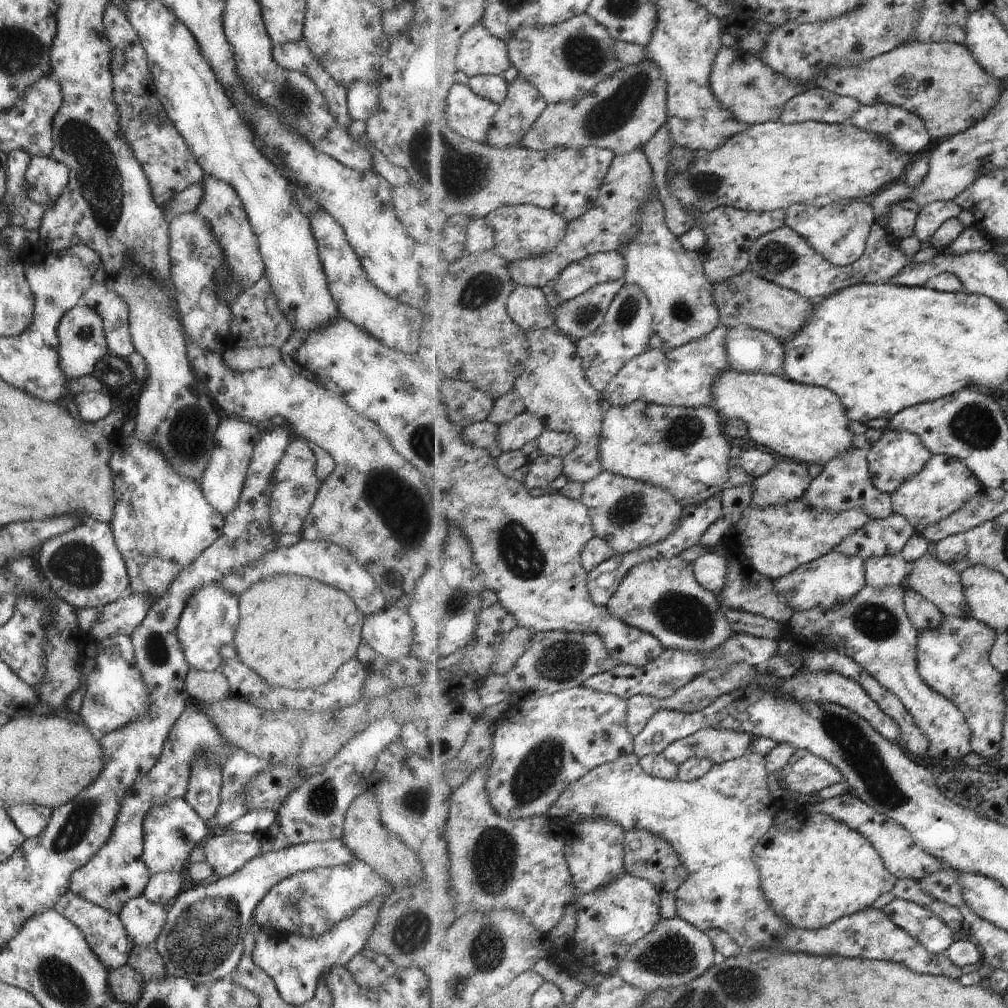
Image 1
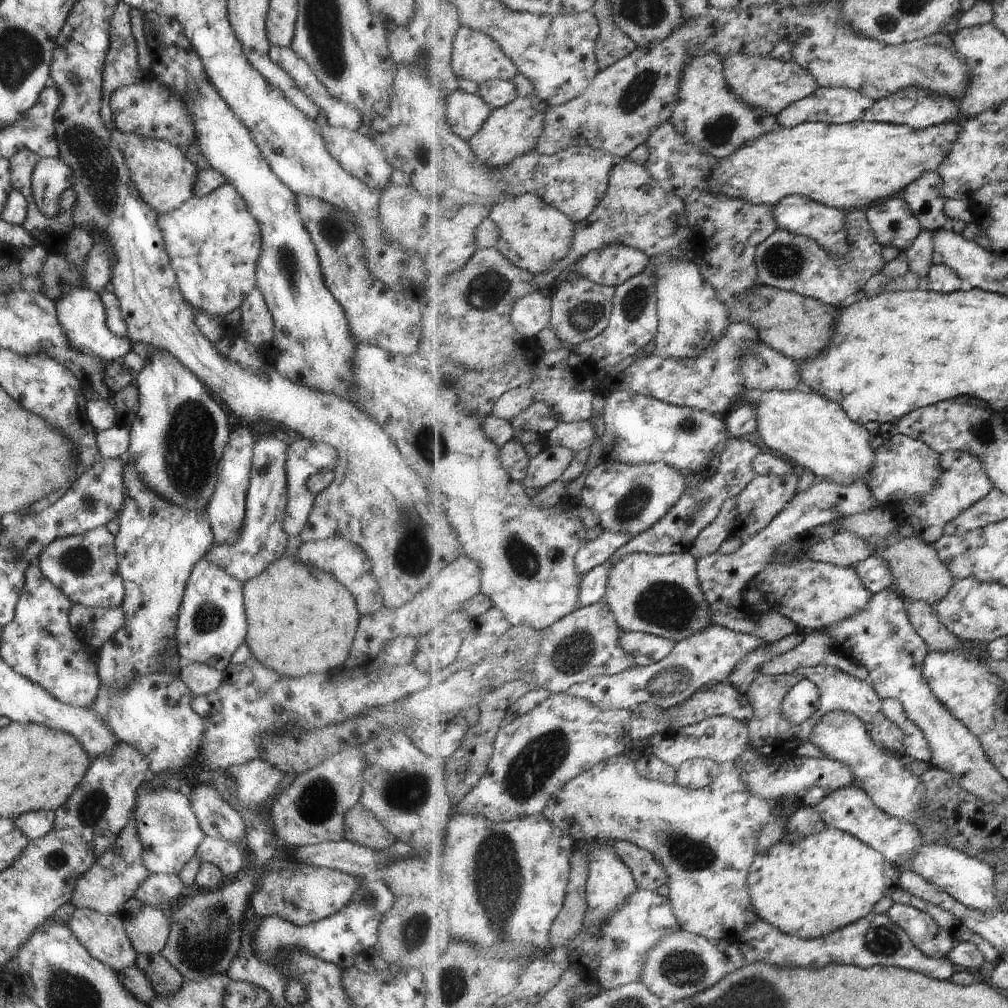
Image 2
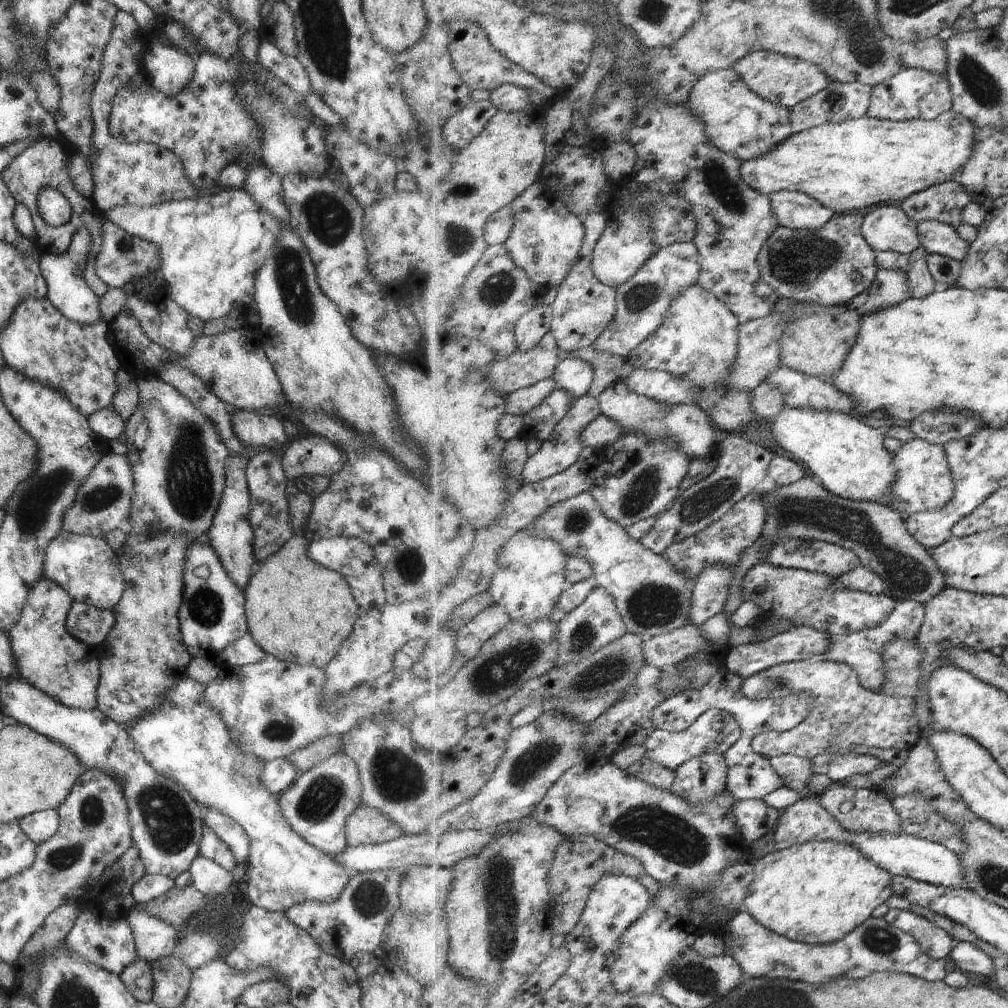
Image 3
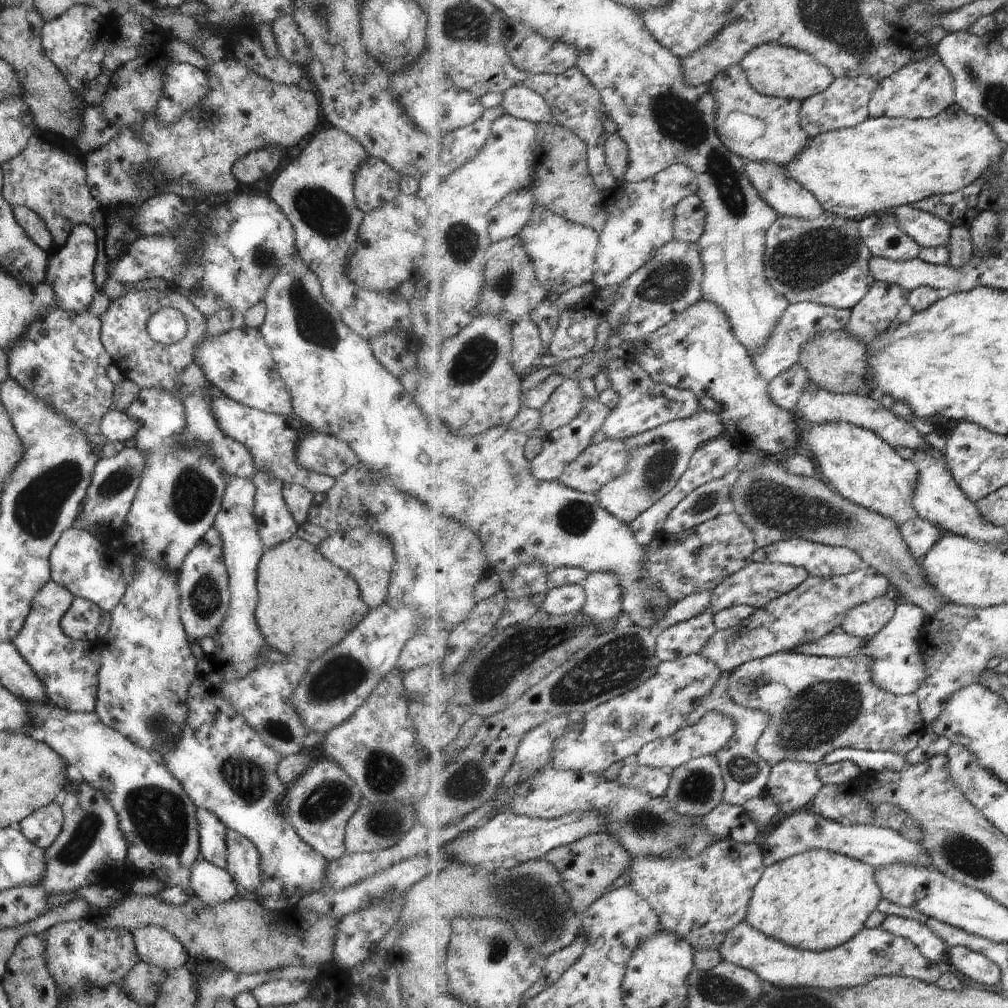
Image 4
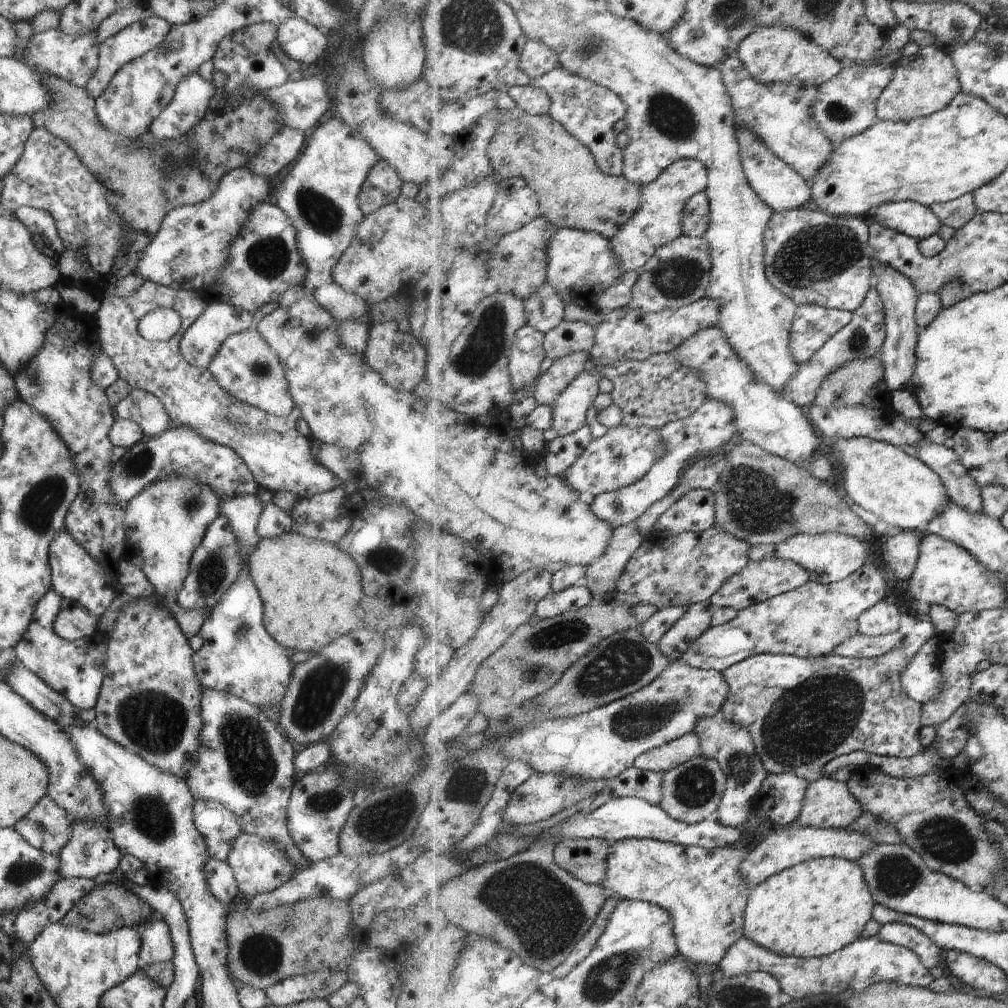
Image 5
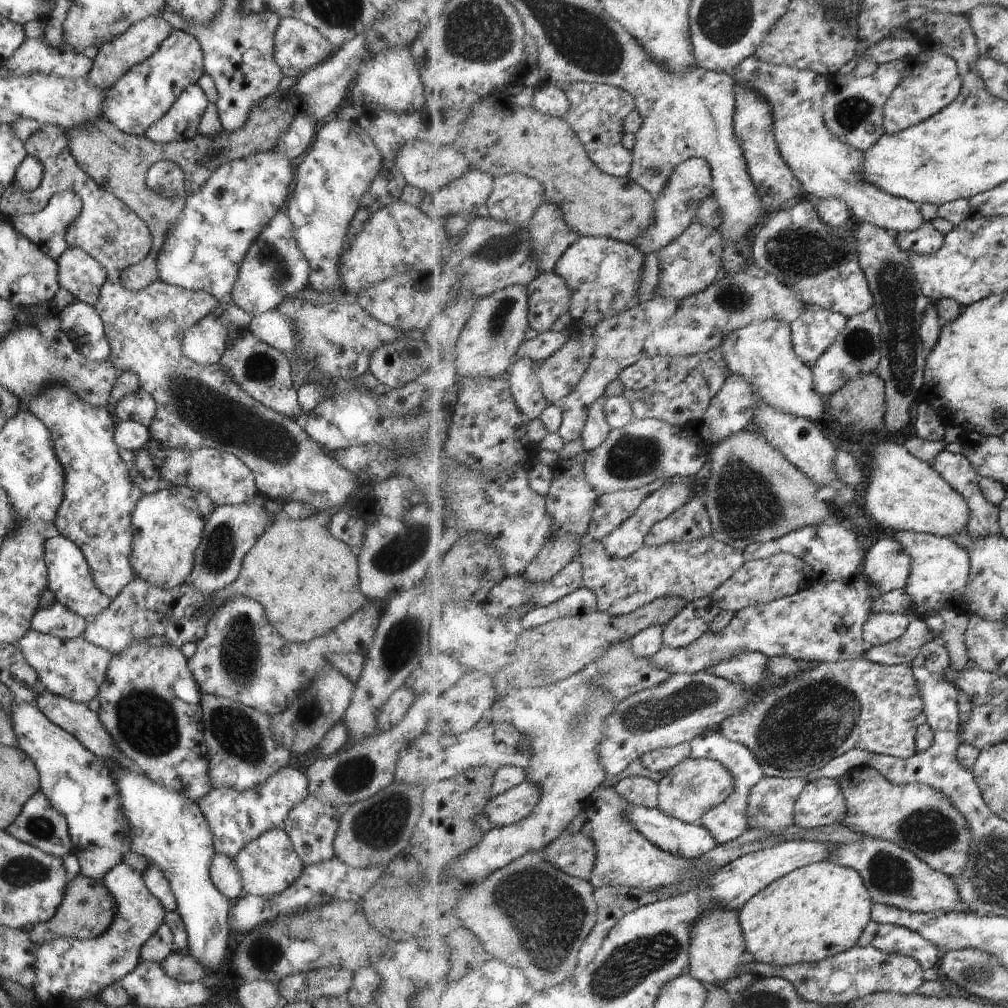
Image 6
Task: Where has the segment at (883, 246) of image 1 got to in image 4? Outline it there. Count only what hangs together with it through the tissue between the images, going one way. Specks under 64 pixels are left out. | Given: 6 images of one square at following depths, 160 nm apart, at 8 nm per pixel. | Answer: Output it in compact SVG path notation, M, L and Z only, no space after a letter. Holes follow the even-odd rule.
M830 214L810 221L780 215L766 236L765 274L791 304L809 301L852 309L876 284L870 268L872 257L857 220Z

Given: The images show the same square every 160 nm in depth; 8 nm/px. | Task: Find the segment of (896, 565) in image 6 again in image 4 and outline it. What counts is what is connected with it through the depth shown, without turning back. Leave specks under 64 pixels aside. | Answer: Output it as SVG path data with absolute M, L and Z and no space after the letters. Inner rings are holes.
M921 517L910 520L900 526L906 544L917 560L923 559L941 538L943 531L937 525L923 520Z

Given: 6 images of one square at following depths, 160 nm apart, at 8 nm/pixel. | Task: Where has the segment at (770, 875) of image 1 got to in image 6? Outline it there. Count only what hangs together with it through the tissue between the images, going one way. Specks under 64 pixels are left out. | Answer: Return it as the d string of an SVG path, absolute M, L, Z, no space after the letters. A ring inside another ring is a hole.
M829 860L804 866L776 880L740 908L747 953L757 963L778 967L831 959L858 945L865 927L873 921L873 903L869 889L856 870Z

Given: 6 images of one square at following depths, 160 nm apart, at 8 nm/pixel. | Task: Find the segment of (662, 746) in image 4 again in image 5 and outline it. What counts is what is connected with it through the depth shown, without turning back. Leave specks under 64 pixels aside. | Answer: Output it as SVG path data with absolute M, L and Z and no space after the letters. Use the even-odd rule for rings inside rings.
M689 733L672 743L641 755L635 760L635 767L656 773L666 773L700 755L699 737L696 733Z

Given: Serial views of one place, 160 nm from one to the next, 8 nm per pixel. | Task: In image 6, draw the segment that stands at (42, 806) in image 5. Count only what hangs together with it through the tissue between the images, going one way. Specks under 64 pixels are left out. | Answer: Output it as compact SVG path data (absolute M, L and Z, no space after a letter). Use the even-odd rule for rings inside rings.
M37 789L23 804L18 815L8 824L4 831L14 839L30 844L45 854L62 857L72 852L69 838L67 818L58 813L47 800L47 797Z

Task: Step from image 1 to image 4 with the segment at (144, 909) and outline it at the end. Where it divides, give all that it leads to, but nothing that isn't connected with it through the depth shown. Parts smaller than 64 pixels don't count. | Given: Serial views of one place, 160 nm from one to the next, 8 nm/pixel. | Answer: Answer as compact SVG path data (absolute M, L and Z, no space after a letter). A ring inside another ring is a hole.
M145 925L131 932L139 960L163 970L177 968L185 963L188 952L166 928Z

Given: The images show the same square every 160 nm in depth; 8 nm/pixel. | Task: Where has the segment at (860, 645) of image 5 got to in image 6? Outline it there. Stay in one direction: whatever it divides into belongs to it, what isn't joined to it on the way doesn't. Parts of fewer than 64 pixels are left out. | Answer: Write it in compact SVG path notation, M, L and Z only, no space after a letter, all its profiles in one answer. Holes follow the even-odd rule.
M915 618L910 621L908 631L899 640L879 647L871 646L866 653L867 660L889 666L913 662L922 646L929 642L928 636L932 631L925 620Z

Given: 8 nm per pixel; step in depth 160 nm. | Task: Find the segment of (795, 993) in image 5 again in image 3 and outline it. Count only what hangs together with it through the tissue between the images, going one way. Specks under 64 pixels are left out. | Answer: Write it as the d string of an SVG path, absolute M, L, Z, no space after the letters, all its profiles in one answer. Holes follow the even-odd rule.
M739 912L723 923L721 930L725 938L725 955L733 957L741 965L746 977L751 978L781 978L783 974L783 978L823 984L839 976L861 980L869 974L887 971L907 973L935 982L944 981L948 974L948 960L929 956L916 937L889 924L885 917L873 916L844 939L828 945L810 945L790 940L769 930L749 912Z

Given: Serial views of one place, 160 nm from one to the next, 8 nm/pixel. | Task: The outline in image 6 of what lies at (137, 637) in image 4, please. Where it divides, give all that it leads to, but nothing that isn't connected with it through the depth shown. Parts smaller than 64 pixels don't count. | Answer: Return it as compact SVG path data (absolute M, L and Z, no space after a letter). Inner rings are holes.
M132 640L128 647L119 654L111 655L104 681L98 686L97 698L99 707L97 719L115 742L123 759L154 783L178 792L194 803L205 796L212 788L207 775L207 745L202 740L200 690L187 668L187 659L183 653L169 645L151 646L147 643Z

